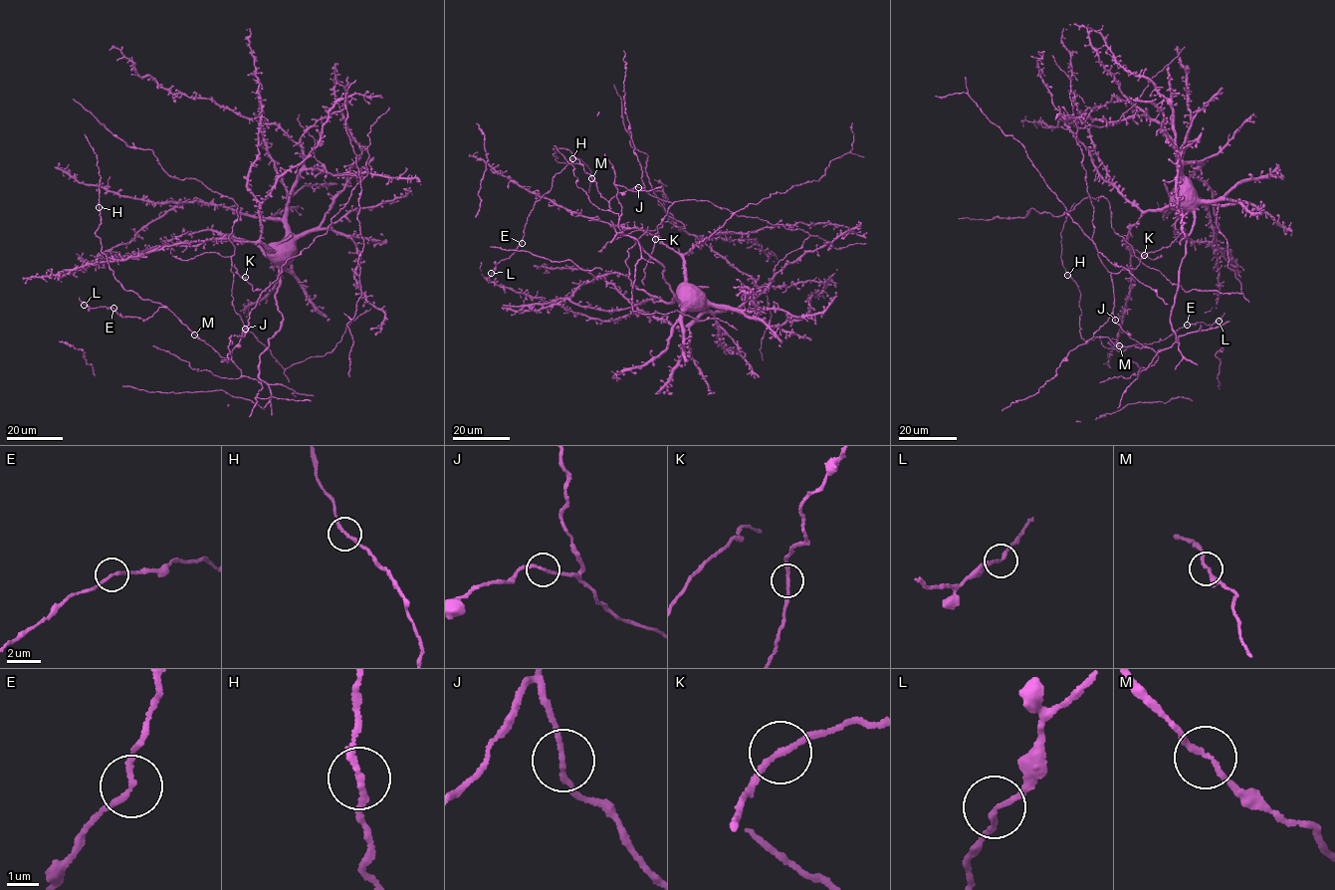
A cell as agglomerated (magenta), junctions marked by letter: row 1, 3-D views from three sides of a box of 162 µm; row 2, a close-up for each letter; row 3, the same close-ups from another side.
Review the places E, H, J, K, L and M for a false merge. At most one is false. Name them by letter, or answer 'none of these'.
none of these

